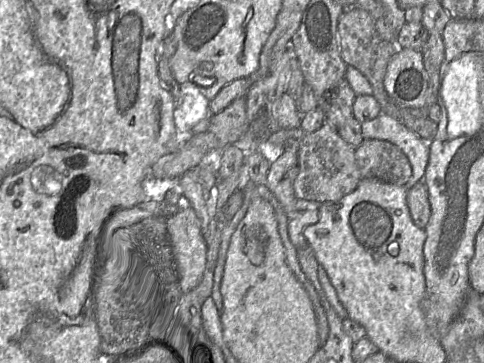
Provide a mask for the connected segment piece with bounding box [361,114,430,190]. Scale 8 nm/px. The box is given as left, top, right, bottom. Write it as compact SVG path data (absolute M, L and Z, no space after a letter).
M380 114L376 119L361 125L361 135L364 140L389 142L404 153L412 168L411 178L404 186L407 190L423 180L429 161L429 145L404 125Z

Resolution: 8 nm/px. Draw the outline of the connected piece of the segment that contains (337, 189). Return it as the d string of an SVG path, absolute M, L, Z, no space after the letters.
M326 118L318 131L303 135L297 150L297 173L293 182L298 200L322 205L336 204L352 193L360 180L355 151L341 139L338 129Z

